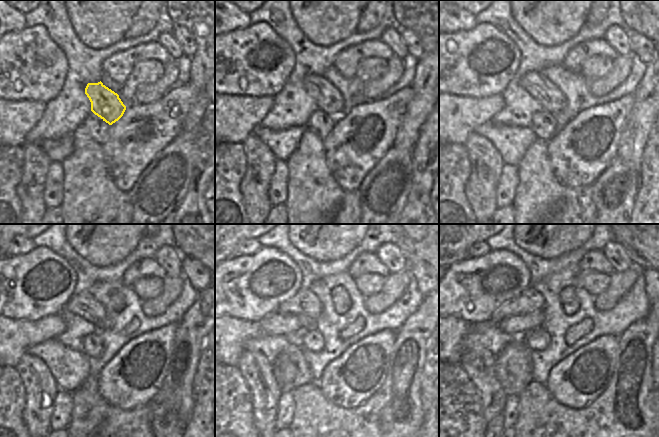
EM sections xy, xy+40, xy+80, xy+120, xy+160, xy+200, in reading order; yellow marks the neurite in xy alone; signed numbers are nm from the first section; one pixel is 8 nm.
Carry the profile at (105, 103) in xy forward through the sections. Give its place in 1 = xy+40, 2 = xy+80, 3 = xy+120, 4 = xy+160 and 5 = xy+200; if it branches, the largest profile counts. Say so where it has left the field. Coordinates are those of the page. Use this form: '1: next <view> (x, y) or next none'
1: next xy+40 (329, 100)
2: next xy+80 (552, 100)
3: next xy+120 (90, 309)
4: next xy+160 (312, 304)
5: next xy+200 (535, 302)

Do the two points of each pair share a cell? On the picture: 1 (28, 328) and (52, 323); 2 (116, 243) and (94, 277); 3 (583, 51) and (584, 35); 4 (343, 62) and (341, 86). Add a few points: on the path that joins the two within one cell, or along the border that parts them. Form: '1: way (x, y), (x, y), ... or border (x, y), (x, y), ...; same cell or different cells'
1: way (34, 328), (46, 328); same cell
2: border (80, 256), (96, 266), (113, 265), (123, 259); different cells
3: border (602, 38), (584, 40), (578, 43), (566, 55); different cells
4: border (332, 65), (346, 78), (354, 77); different cells

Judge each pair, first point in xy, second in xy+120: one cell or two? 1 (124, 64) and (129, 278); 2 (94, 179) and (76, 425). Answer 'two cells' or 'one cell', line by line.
1: one cell
2: one cell

